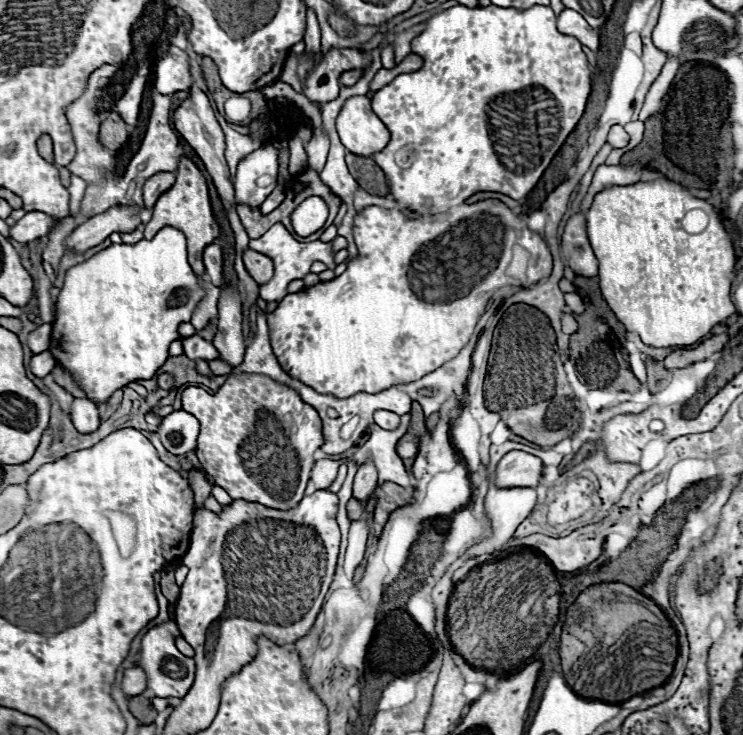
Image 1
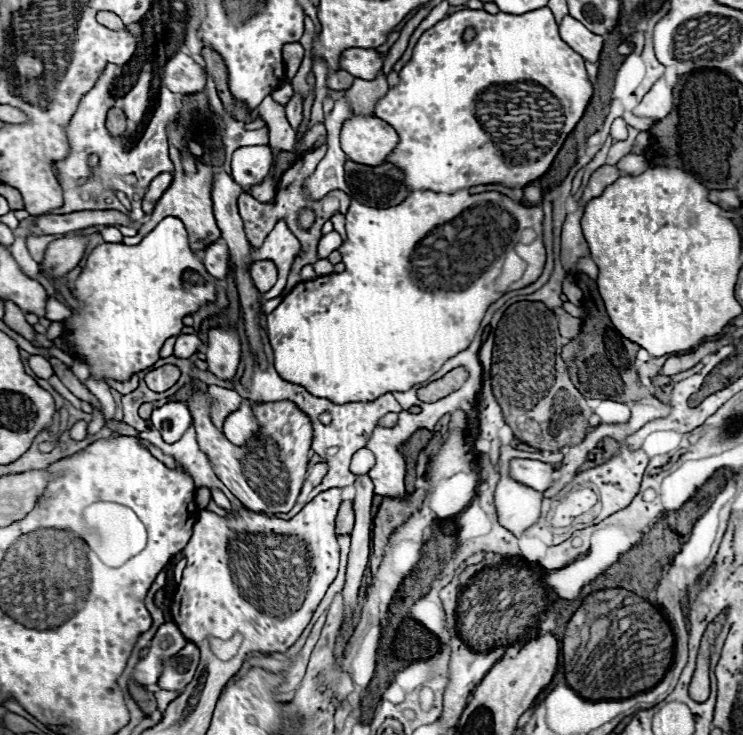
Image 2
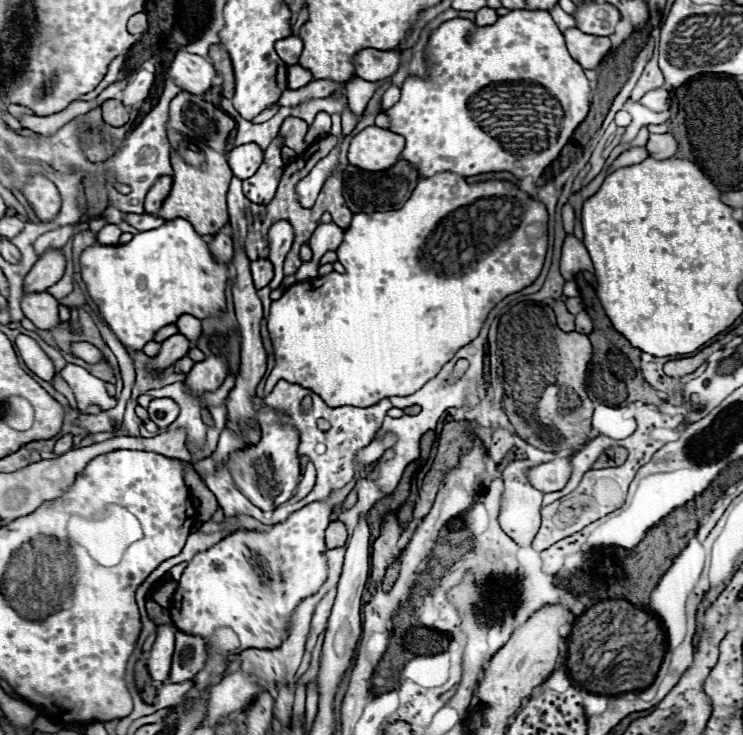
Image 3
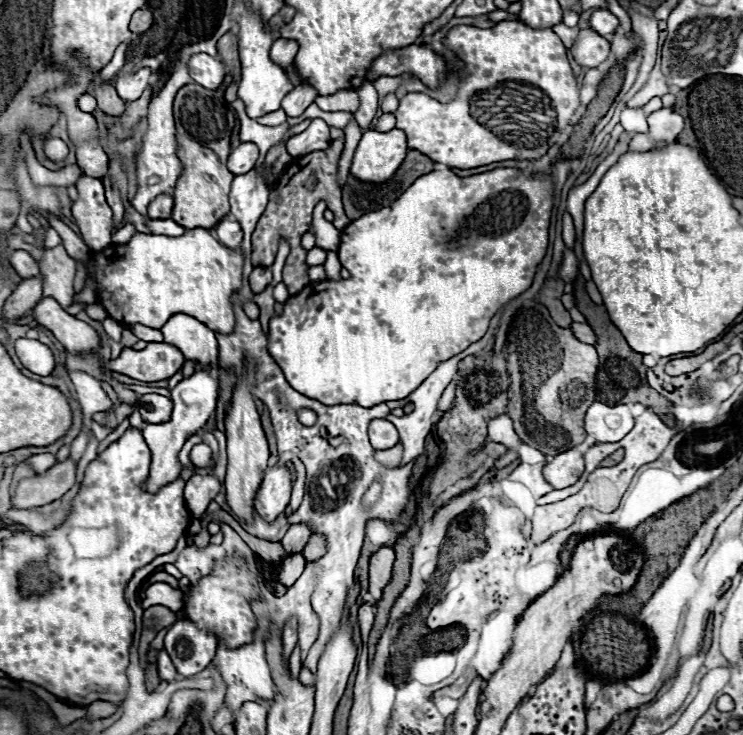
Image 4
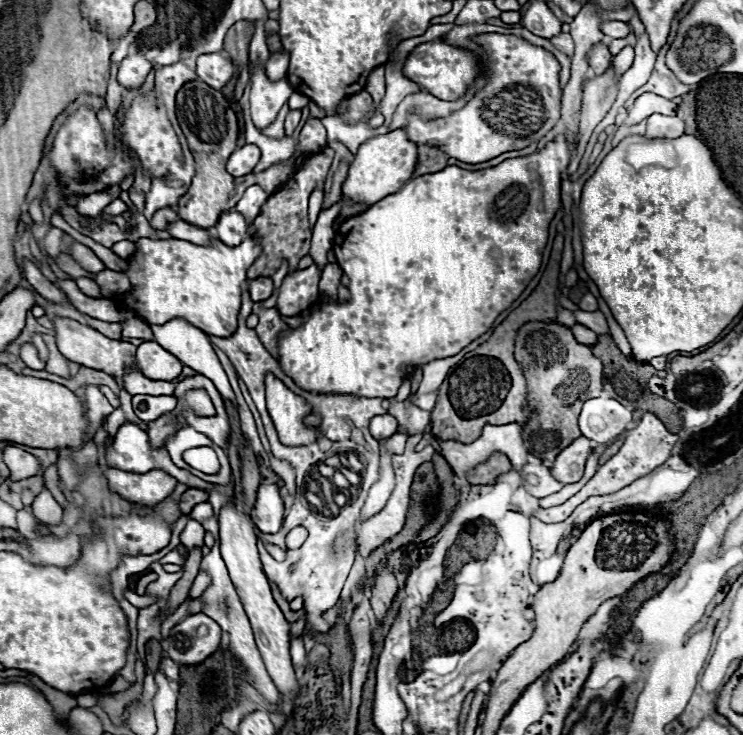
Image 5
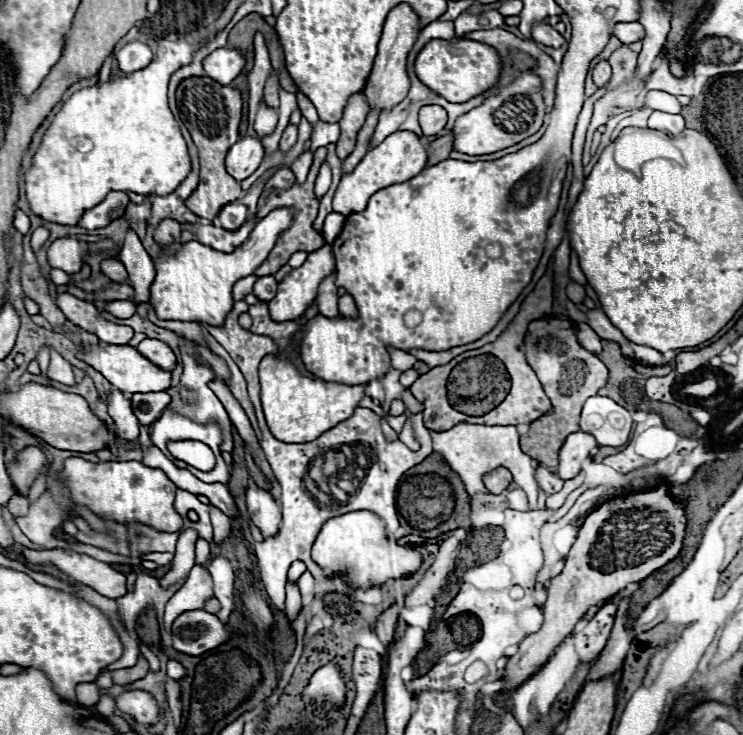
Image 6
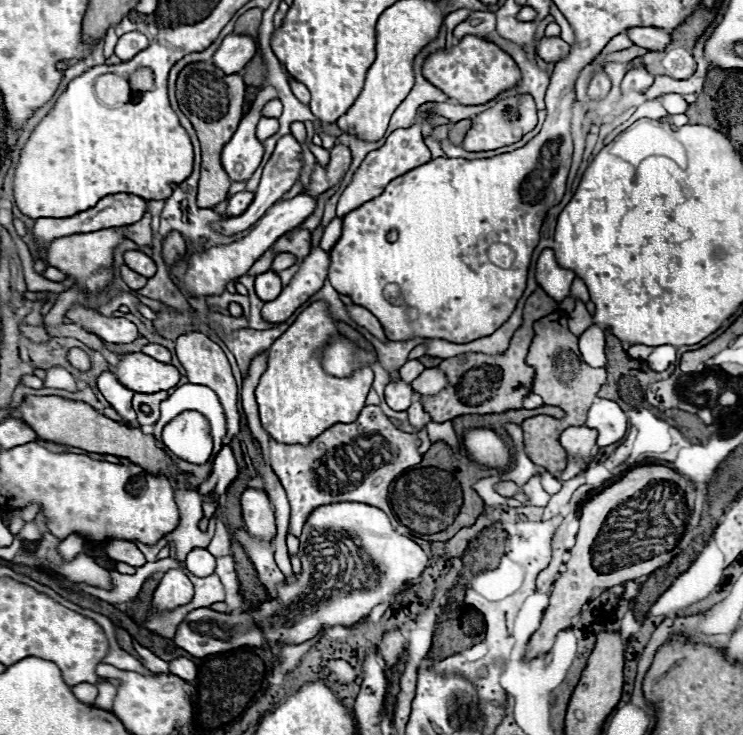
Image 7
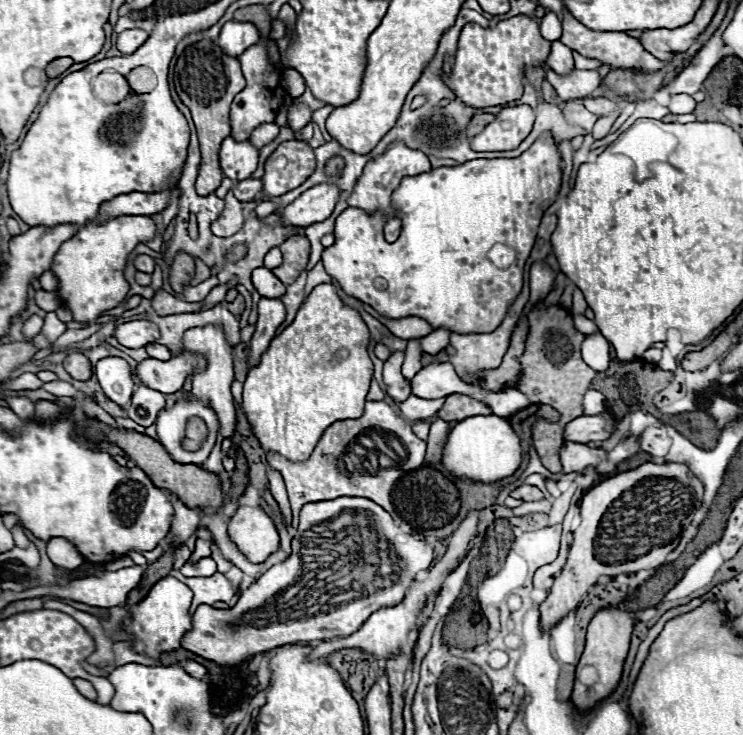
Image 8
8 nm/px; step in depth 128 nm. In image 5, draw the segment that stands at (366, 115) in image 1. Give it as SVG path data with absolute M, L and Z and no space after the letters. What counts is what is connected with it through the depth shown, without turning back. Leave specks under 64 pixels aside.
M402 128L382 134L382 136L368 138L358 148L358 152L350 164L348 178L342 186L342 196L360 200L366 204L382 200L384 196L396 192L406 180L410 180L414 166L416 166L416 144L406 138L406 132Z

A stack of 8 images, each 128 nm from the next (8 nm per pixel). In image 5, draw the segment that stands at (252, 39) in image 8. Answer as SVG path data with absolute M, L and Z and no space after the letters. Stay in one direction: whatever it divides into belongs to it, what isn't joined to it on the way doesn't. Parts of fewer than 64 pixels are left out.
M220 52L212 54L202 54L198 58L198 68L196 68L198 80L206 82L208 86L220 90L234 74L234 66L228 56L222 56Z

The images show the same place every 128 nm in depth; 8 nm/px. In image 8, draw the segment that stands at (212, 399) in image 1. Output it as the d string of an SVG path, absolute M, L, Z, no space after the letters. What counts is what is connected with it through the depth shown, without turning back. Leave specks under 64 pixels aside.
M240 506L230 520L228 534L254 564L264 562L276 552L280 542L270 516L260 506Z

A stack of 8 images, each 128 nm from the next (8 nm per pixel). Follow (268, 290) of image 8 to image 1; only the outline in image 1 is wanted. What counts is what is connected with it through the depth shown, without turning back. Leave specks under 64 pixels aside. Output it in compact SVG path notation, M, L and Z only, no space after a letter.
M246 248L242 252L242 260L244 260L244 266L246 270L250 272L250 276L258 282L258 284L264 284L272 278L272 272L274 272L274 264L268 256L252 250L252 248Z

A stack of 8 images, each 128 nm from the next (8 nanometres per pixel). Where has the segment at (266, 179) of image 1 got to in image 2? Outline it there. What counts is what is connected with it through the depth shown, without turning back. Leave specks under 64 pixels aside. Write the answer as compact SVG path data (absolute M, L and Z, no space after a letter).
M244 146L238 148L232 156L232 178L250 190L260 184L272 170L272 150L270 146Z

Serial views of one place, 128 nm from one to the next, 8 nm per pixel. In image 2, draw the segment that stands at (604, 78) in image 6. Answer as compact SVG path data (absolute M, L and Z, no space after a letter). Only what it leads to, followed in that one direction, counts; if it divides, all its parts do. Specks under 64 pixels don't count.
M570 14L564 16L560 22L560 36L566 44L576 48L576 52L580 52L580 56L584 56L584 60L598 62L604 38L598 34L592 34L588 28L584 28L584 24L580 24Z

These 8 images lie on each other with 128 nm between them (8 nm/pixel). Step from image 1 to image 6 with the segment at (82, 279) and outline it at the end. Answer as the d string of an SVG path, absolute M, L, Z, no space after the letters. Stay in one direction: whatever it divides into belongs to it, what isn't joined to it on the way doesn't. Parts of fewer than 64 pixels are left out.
M282 208L270 212L266 218L258 220L248 240L240 244L234 252L224 254L212 248L204 248L200 242L186 242L176 254L160 252L154 260L156 278L150 288L150 304L160 320L180 320L180 322L202 322L210 326L224 326L228 312L232 310L234 298L232 288L240 278L250 276L268 256L276 236L284 232L292 222L292 210Z

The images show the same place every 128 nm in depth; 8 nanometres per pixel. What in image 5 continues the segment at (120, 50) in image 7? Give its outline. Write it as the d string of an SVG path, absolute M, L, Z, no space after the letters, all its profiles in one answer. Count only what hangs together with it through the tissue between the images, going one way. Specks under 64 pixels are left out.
M132 54L122 60L118 68L118 82L126 90L138 90L144 84L150 70L152 70L152 64L142 54Z

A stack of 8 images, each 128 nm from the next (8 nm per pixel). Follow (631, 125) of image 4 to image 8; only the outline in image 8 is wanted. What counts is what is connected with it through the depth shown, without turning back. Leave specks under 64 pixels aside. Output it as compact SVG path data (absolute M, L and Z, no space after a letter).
M674 94L668 104L672 114L690 114L694 110L694 106L696 106L696 102L688 94Z

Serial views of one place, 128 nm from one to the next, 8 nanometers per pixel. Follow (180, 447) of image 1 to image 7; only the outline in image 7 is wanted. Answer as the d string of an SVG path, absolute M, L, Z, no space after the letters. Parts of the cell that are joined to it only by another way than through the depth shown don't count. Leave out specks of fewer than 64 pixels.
M156 392L152 396L144 396L144 394L134 394L134 400L132 400L132 406L138 414L138 424L140 426L154 426L158 422L158 416L160 416L160 402L164 402L168 398L168 392Z

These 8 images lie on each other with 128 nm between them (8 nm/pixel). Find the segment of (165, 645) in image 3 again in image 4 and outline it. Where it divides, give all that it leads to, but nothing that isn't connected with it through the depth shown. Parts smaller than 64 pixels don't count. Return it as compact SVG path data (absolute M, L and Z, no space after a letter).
M160 650L158 652L158 676L162 678L162 680L174 680L176 678L176 668L174 668L174 664L172 664L172 660L170 660L170 656L166 654L166 650Z

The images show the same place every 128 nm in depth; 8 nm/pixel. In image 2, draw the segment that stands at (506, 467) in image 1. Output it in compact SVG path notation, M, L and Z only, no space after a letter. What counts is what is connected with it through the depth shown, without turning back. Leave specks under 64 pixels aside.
M528 458L510 460L510 478L538 492L544 492L550 486L552 472L554 472L554 466L540 460L528 460Z

